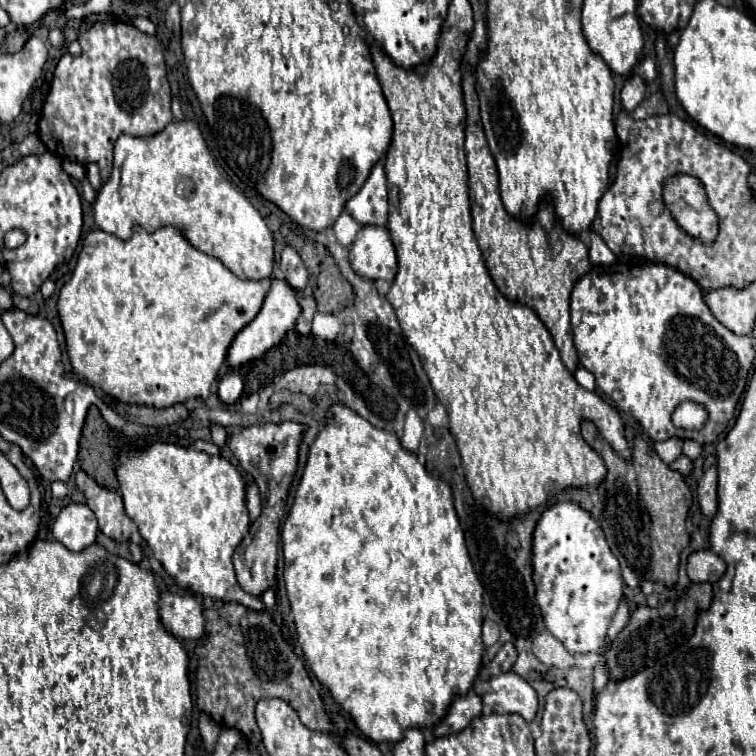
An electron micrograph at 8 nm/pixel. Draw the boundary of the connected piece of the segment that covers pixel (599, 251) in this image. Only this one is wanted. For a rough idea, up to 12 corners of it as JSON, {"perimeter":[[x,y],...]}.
{"perimeter":[[592,230],[589,231],[589,261],[611,265],[613,251]]}

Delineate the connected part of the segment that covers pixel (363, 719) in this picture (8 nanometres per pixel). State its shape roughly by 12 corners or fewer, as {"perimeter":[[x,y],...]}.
{"perimeter":[[345,405],[281,531],[297,637],[373,743],[473,687],[449,485]]}

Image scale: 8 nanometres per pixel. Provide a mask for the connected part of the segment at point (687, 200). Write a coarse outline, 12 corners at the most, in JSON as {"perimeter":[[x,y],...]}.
{"perimeter":[[699,177],[663,181],[663,203],[687,235],[715,241],[719,219]]}

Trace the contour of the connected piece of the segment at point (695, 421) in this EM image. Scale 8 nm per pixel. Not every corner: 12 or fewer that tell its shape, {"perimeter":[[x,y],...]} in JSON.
{"perimeter":[[683,401],[673,411],[673,425],[701,429],[709,419],[703,405]]}

